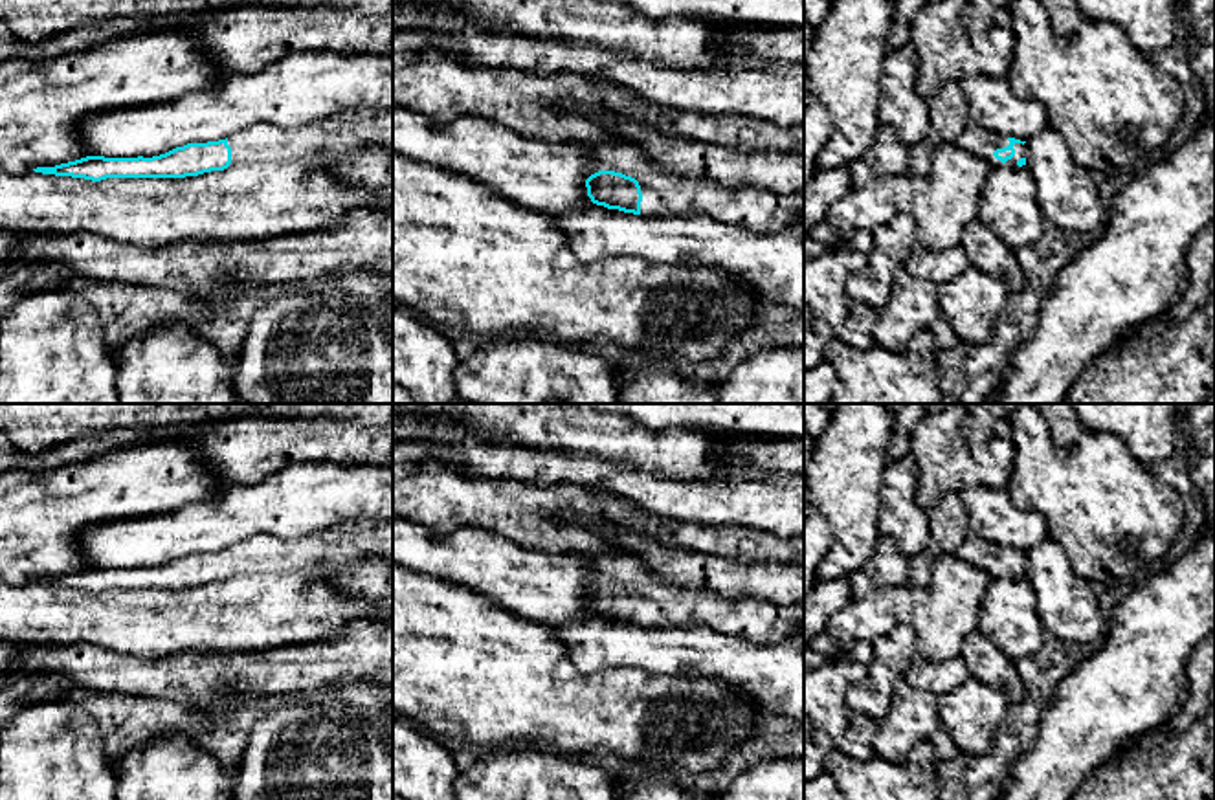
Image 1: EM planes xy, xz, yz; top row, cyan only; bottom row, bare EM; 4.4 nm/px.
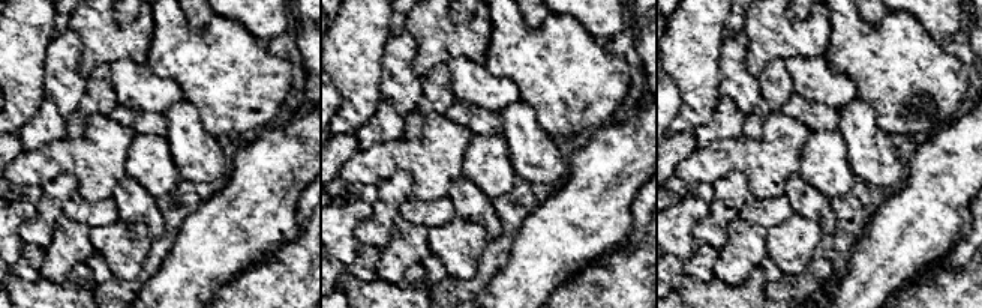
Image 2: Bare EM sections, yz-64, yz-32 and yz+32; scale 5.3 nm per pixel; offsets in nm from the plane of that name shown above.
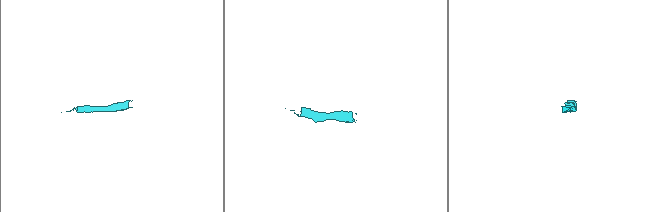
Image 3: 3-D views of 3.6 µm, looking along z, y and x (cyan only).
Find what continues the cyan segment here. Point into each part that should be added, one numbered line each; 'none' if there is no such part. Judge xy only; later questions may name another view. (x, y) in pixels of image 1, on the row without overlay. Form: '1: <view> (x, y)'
1: xy (347, 542)

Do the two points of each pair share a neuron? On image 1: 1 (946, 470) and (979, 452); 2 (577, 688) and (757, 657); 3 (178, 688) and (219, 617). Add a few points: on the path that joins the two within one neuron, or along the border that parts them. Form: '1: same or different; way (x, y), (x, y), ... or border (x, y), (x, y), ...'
1: same; way (953, 465), (966, 465), (971, 459)
2: different; border (613, 666), (641, 666), (654, 674), (698, 679)
3: different; border (243, 652), (173, 652), (156, 659)

